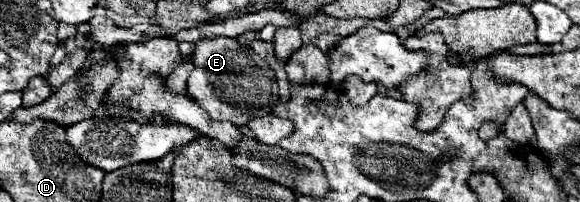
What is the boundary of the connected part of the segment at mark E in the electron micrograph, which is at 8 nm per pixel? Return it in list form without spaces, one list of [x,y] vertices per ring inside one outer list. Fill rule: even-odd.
[[[203,37],[203,39],[195,41],[193,47],[195,49],[193,49],[193,55],[189,55],[189,61],[195,65],[195,69],[187,77],[187,93],[213,119],[229,121],[233,125],[245,125],[251,117],[261,117],[263,113],[269,113],[271,111],[269,107],[279,101],[277,83],[275,83],[273,75],[267,75],[267,73],[271,73],[267,61],[263,57],[259,57],[249,45],[243,45],[237,39],[229,39],[229,37]],[[243,81],[253,81],[255,87],[245,87],[245,89],[255,89],[255,91],[249,91],[247,95],[243,95],[243,89],[241,89],[241,93],[239,93],[239,83],[243,83]]]

